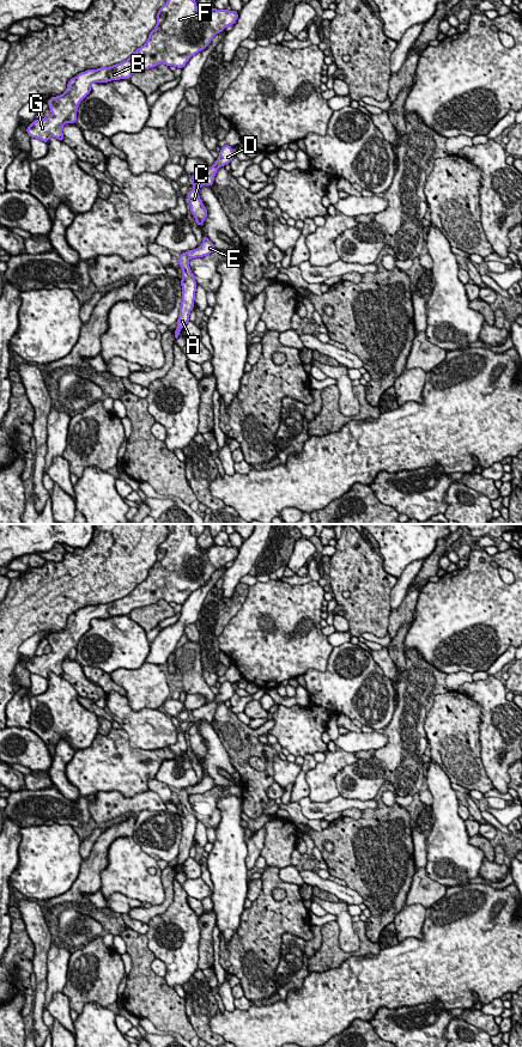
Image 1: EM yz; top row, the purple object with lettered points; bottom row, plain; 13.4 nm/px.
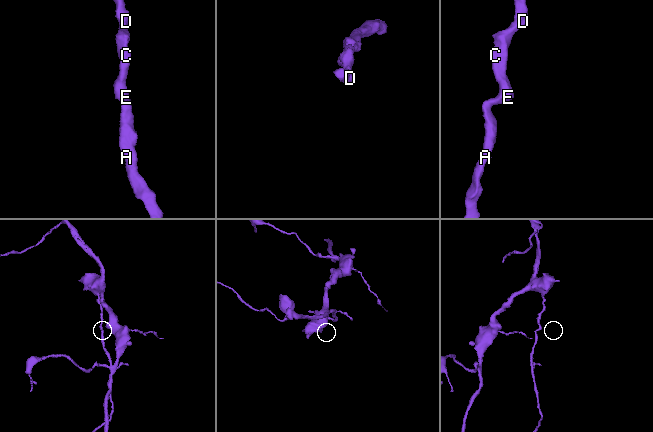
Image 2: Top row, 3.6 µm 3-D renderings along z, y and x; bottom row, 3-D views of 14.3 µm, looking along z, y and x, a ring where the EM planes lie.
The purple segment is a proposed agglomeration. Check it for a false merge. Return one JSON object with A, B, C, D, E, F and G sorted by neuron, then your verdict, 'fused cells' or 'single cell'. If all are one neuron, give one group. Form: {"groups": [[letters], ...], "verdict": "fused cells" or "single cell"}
{"groups": [["A", "B", "C", "D", "E", "F", "G"]], "verdict": "single cell"}

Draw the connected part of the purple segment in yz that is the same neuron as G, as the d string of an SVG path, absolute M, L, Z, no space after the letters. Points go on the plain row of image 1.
M168 524L169 534L157 548L157 561L148 570L147 578L120 599L87 605L72 614L62 631L49 634L51 651L34 656L26 664L29 672L47 680L50 672L63 677L63 661L77 658L78 643L91 628L93 619L129 616L133 609L159 599L183 604L217 570L236 559L238 549L233 546L213 543L207 550L201 549L190 532L190 525Z

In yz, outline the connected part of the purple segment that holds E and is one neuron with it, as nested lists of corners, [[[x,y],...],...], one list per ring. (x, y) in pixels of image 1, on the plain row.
[[[202,773],[202,779],[199,784],[194,786],[188,786],[182,789],[178,793],[178,802],[182,804],[182,838],[180,844],[180,851],[177,856],[177,864],[175,865],[175,873],[177,875],[181,865],[189,858],[189,850],[194,842],[195,828],[196,828],[196,817],[194,810],[189,803],[189,796],[196,793],[205,793],[214,787],[213,779],[207,774]]]

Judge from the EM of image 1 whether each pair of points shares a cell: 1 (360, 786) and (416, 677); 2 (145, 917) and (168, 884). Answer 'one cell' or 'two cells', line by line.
1: one cell
2: one cell

